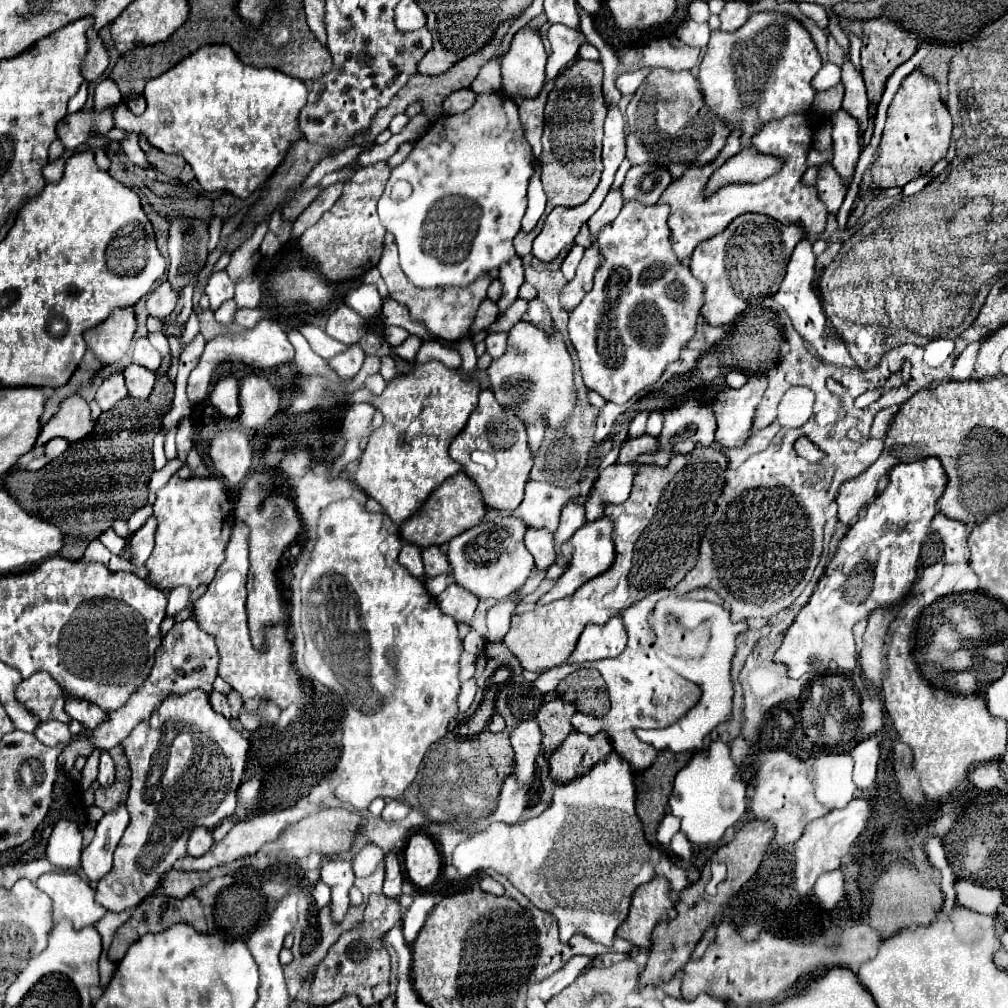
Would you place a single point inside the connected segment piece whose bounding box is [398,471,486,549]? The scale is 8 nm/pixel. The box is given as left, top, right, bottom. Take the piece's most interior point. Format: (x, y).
(455, 506)

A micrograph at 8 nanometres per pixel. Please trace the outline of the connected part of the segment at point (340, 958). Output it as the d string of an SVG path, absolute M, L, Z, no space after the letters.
M338 939L316 969L316 975L310 983L310 1003L312 1005L332 1005L344 995L358 995L364 1005L382 1003L390 995L388 953L384 953L382 959L384 961L350 961L350 945L340 945L340 939Z

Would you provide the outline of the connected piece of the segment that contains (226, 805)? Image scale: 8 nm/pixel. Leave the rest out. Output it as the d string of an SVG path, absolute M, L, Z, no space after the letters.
M202 691L166 697L156 713L152 713L148 721L142 721L122 745L132 769L132 787L126 801L130 825L116 847L112 871L102 877L96 887L96 903L112 913L134 909L160 887L160 877L186 855L184 849L194 827L200 825L214 829L218 823L236 813L236 789L240 787L248 767L250 751L250 741L240 731L234 731L228 719L208 705L208 695Z

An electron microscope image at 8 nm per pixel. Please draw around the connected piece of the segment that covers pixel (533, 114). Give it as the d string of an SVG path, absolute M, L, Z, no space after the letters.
M551 80L547 83L543 90L542 95L538 99L528 99L520 103L520 119L524 125L524 133L528 137L528 143L534 147L534 156L538 163L542 154L542 137L544 131L544 107L546 105L546 97L554 89L555 82Z

